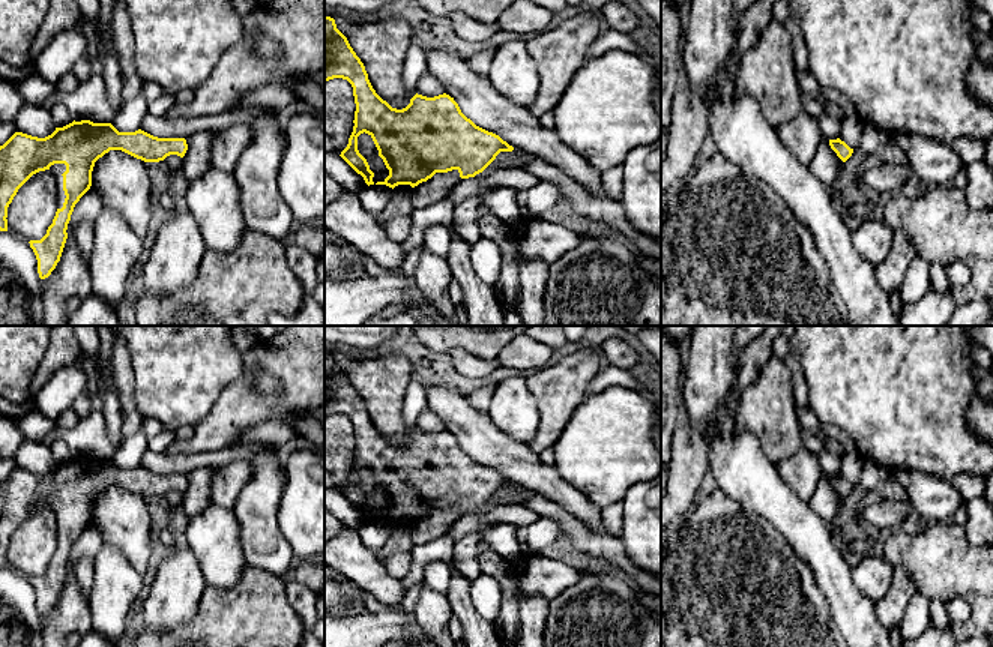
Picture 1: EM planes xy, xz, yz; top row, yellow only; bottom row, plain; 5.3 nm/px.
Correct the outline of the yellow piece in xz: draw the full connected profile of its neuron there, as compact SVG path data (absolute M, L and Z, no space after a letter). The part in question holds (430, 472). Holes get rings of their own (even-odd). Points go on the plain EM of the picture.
M324 353L324 417L343 414L353 423L356 440L355 462L347 483L341 494L364 513L365 519L374 521L374 509L367 495L358 486L358 473L368 470L383 495L389 512L376 521L395 524L398 521L418 522L431 515L436 509L457 506L461 515L475 513L482 509L500 488L512 488L514 483L499 471L476 462L467 455L458 440L449 431L443 429L434 434L415 431L410 440L397 446L383 437L373 425L364 399L350 383L347 374L337 365L335 356Z

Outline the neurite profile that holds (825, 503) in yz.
M823 476L808 504L823 522L831 522L843 506L843 497L831 485L829 477Z

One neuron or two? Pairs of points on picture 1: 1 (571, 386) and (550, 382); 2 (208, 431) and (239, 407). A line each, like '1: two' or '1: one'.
1: one
2: one

